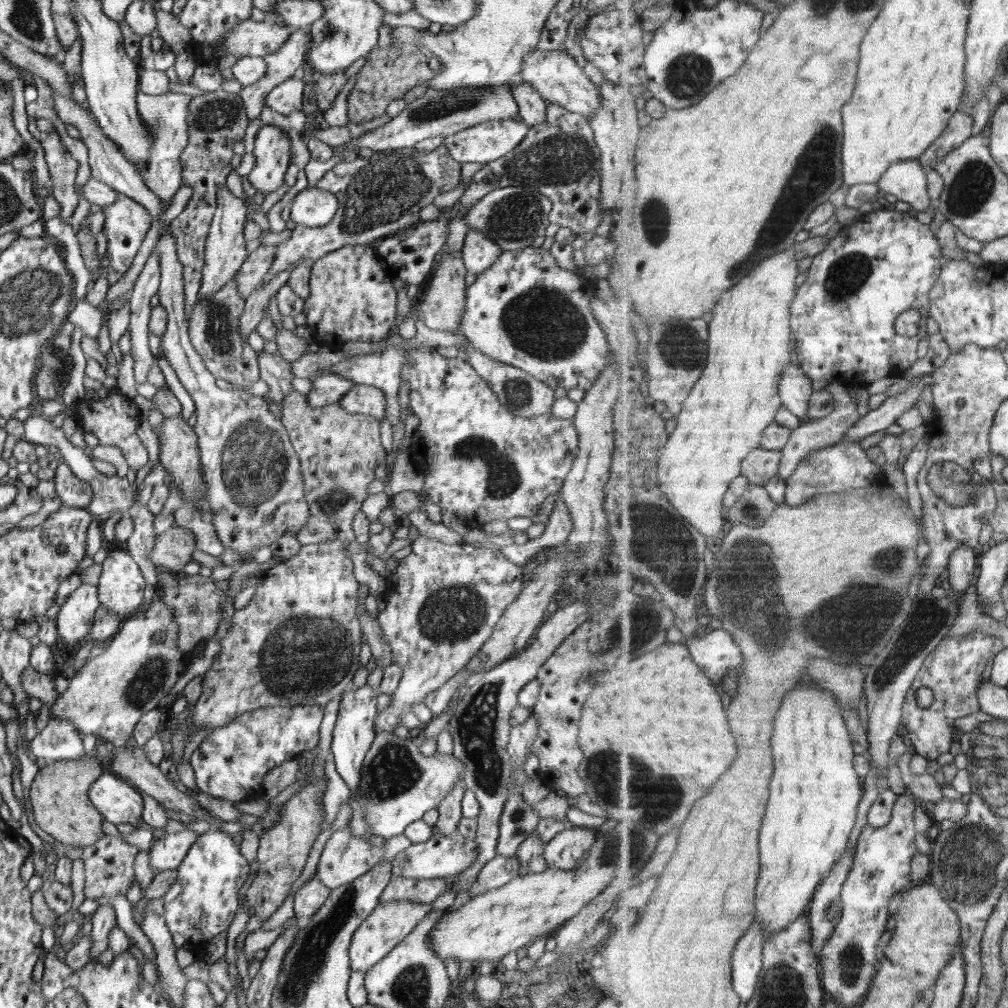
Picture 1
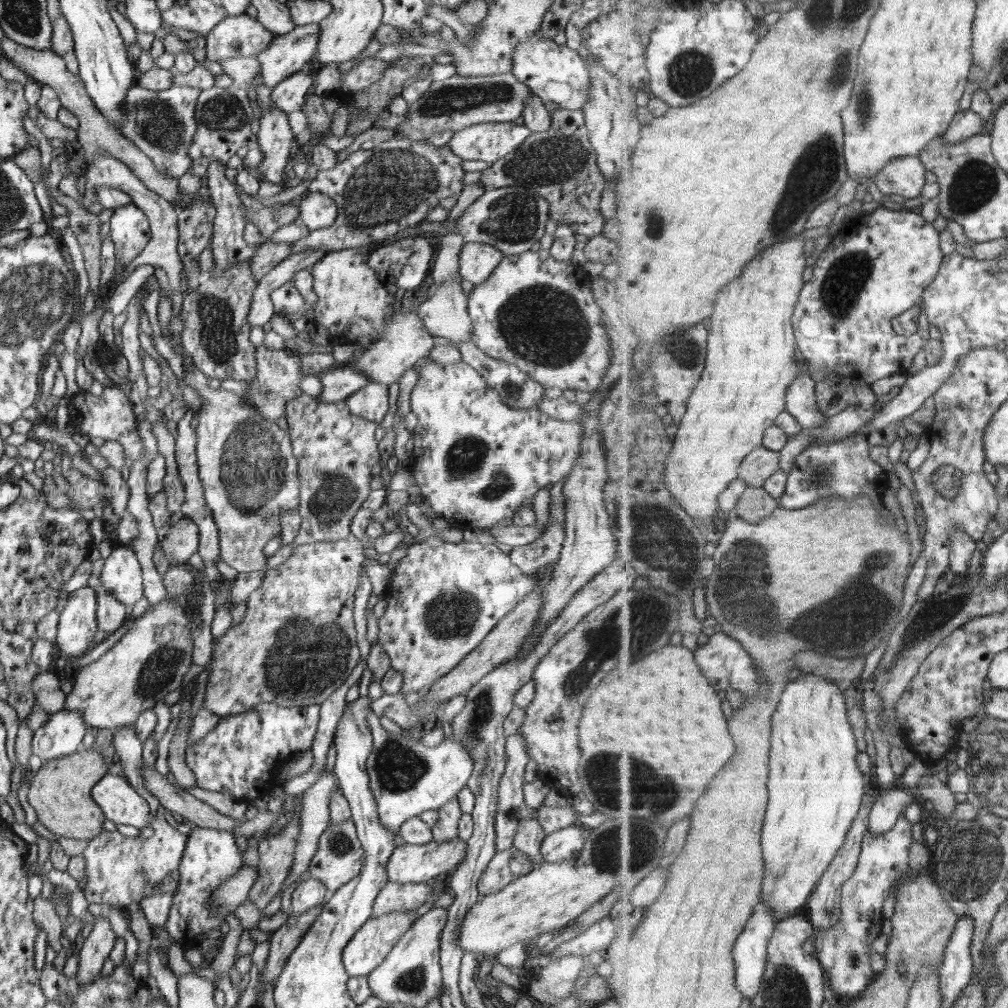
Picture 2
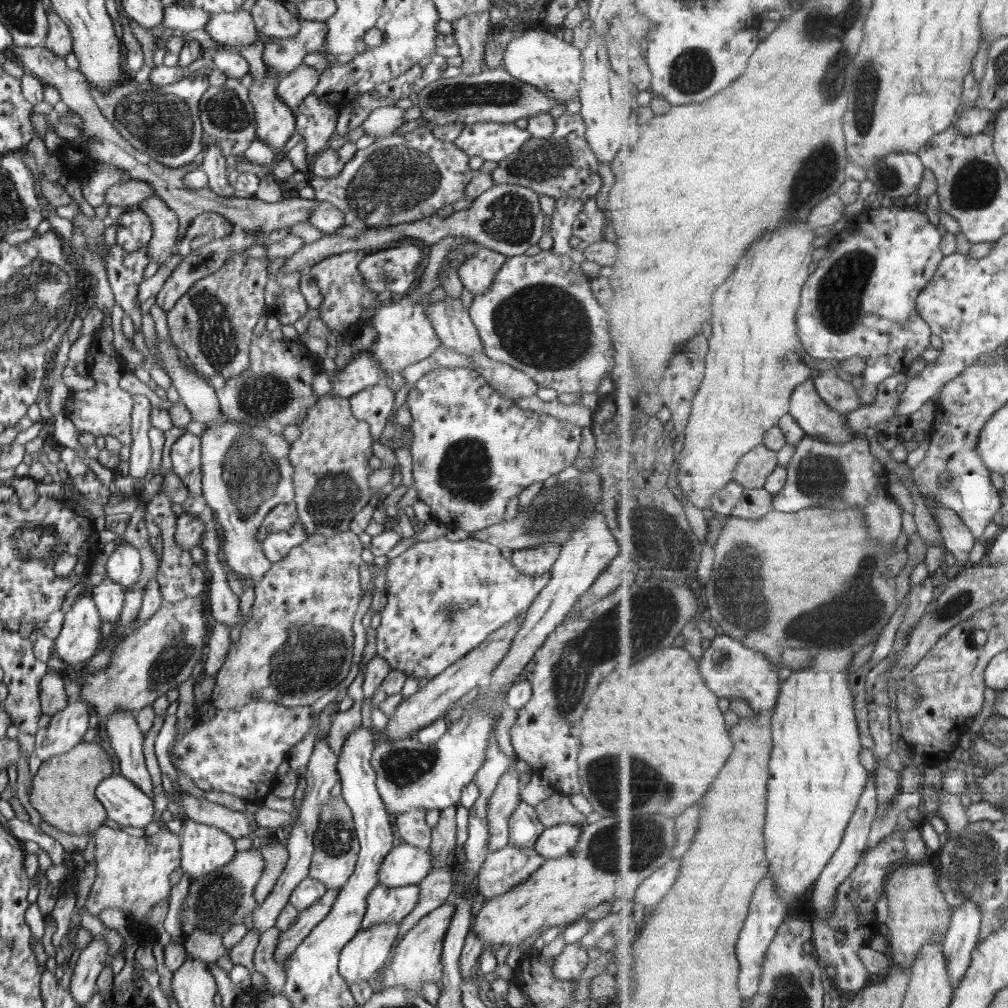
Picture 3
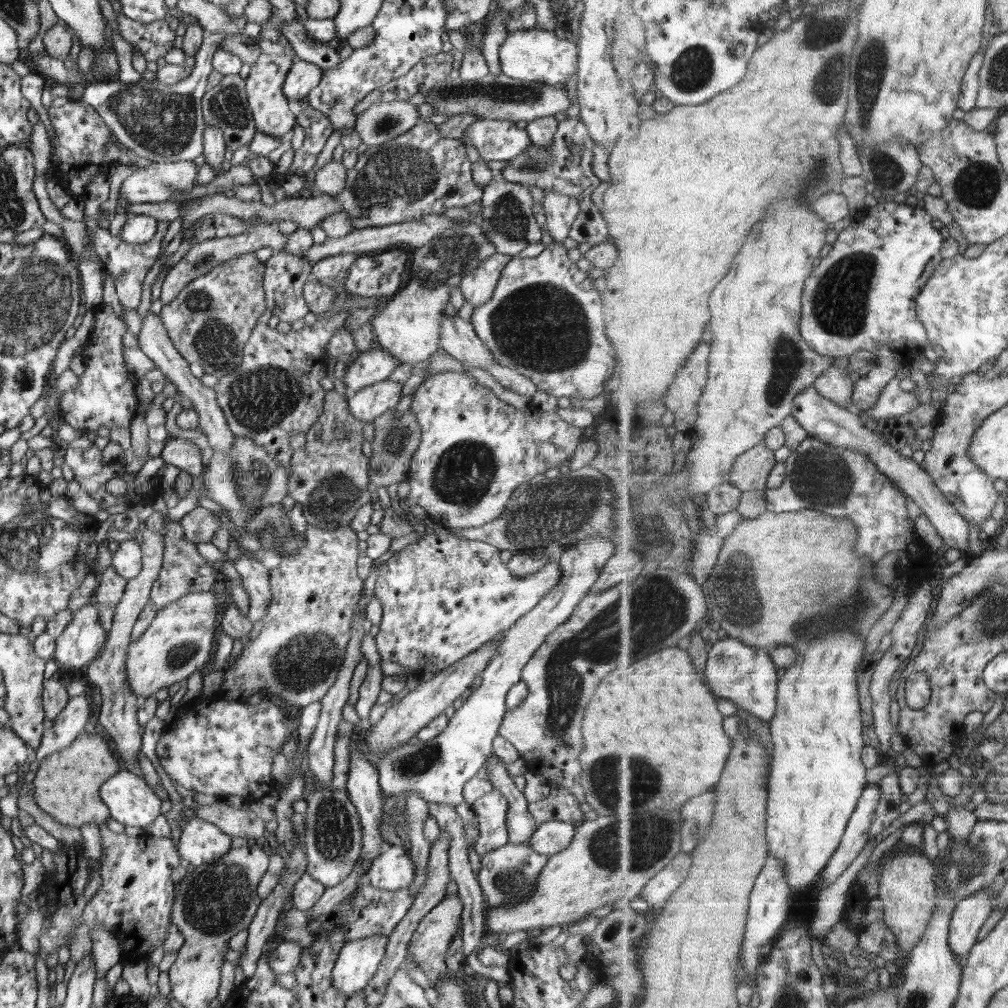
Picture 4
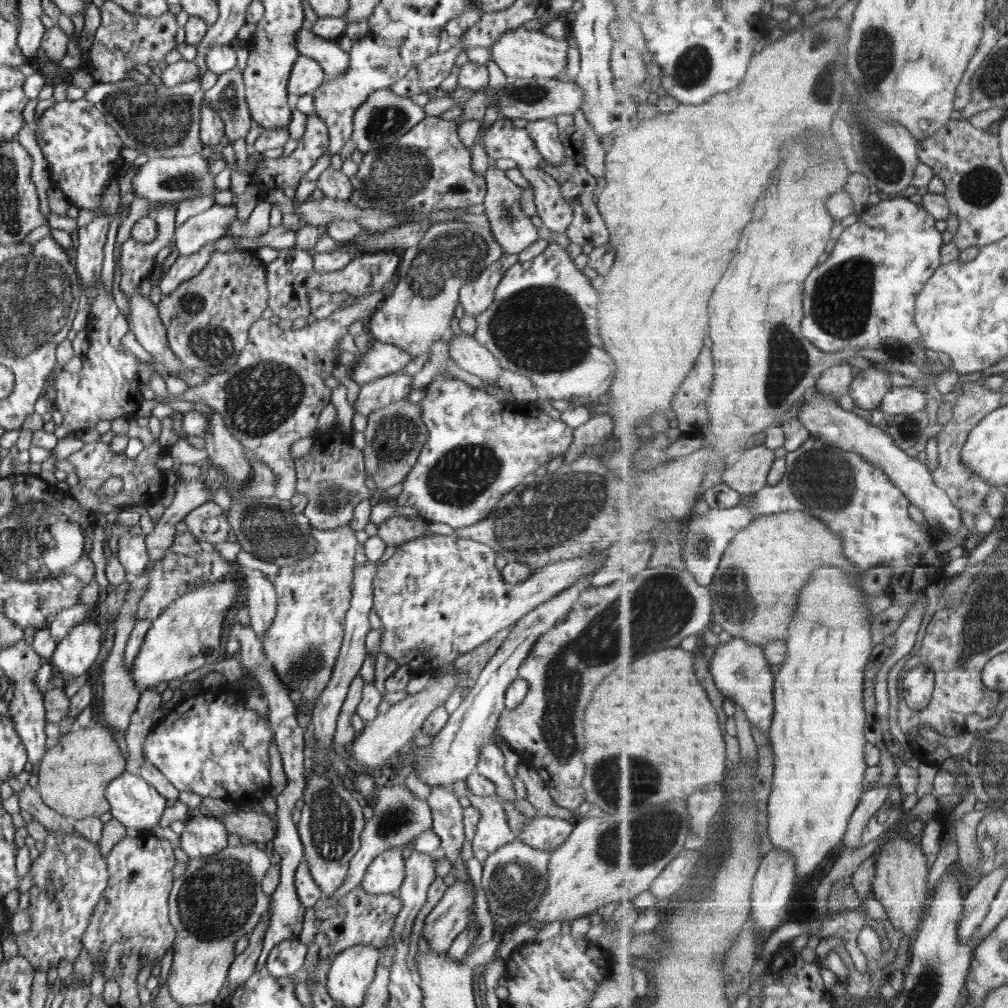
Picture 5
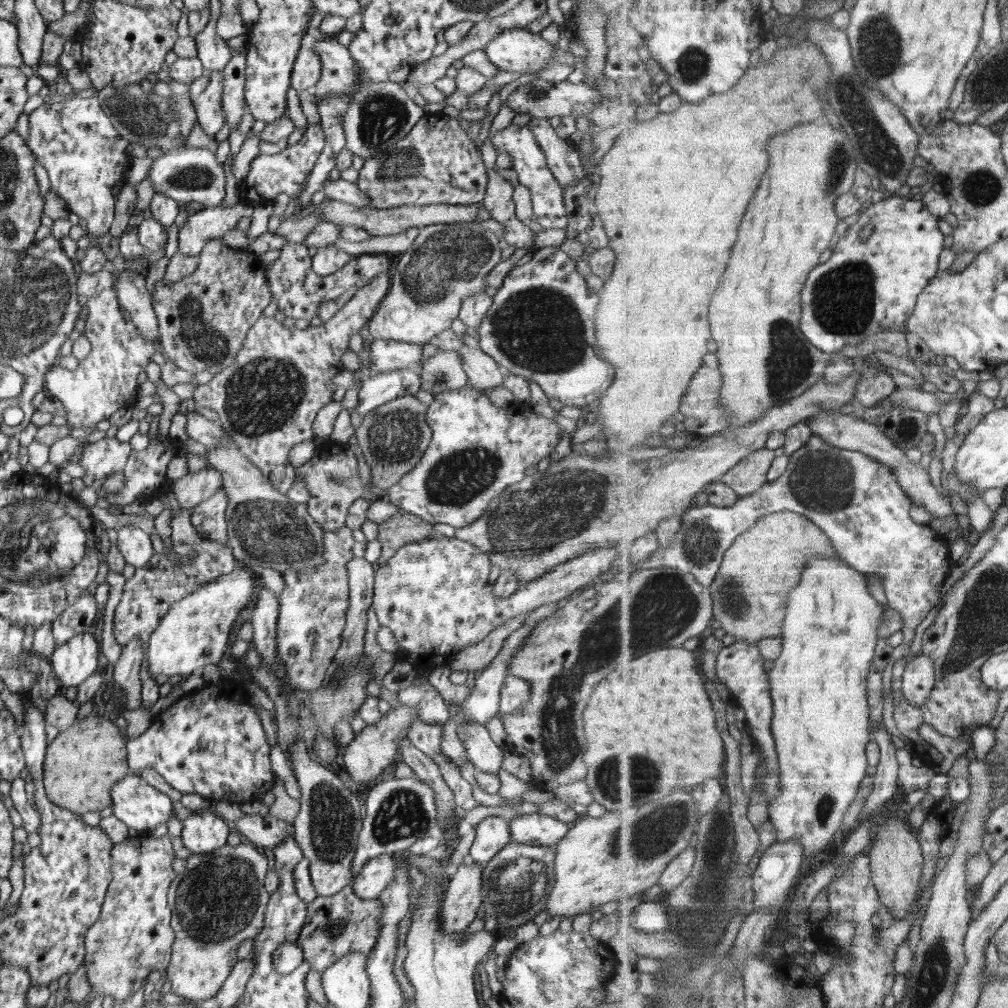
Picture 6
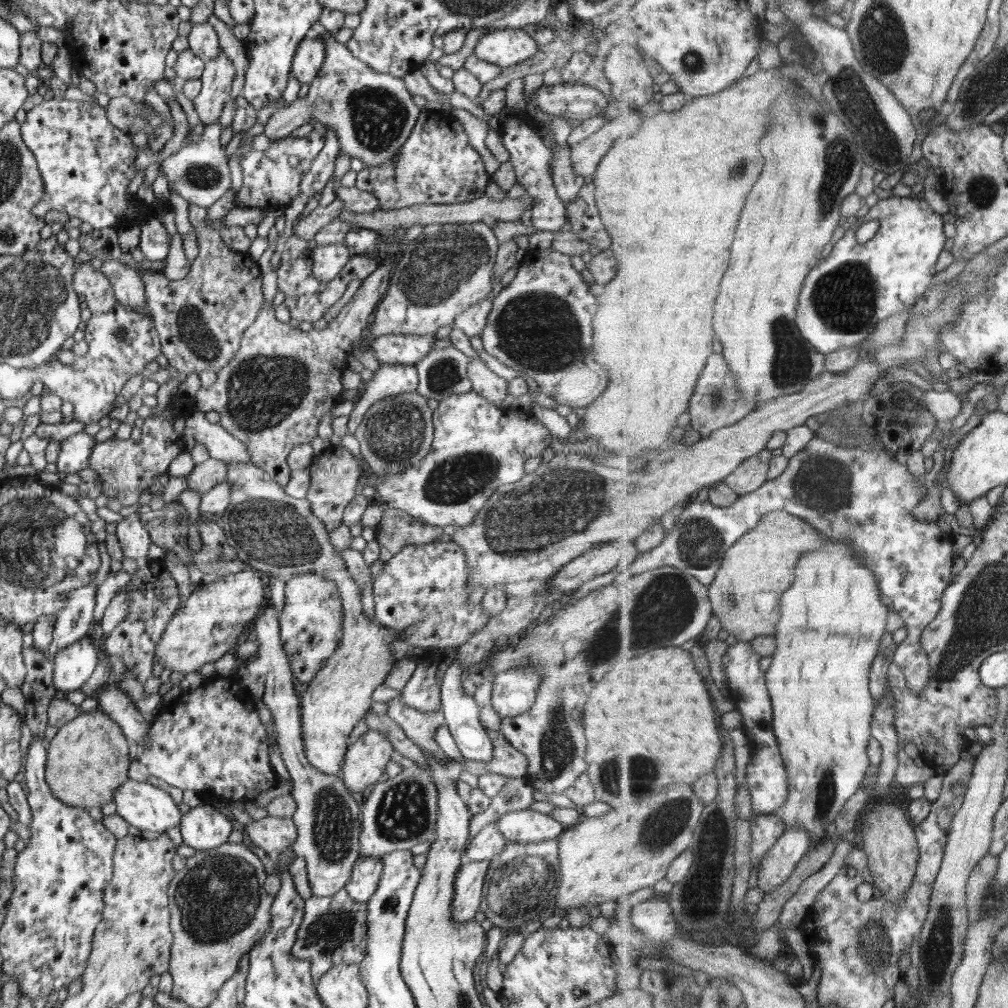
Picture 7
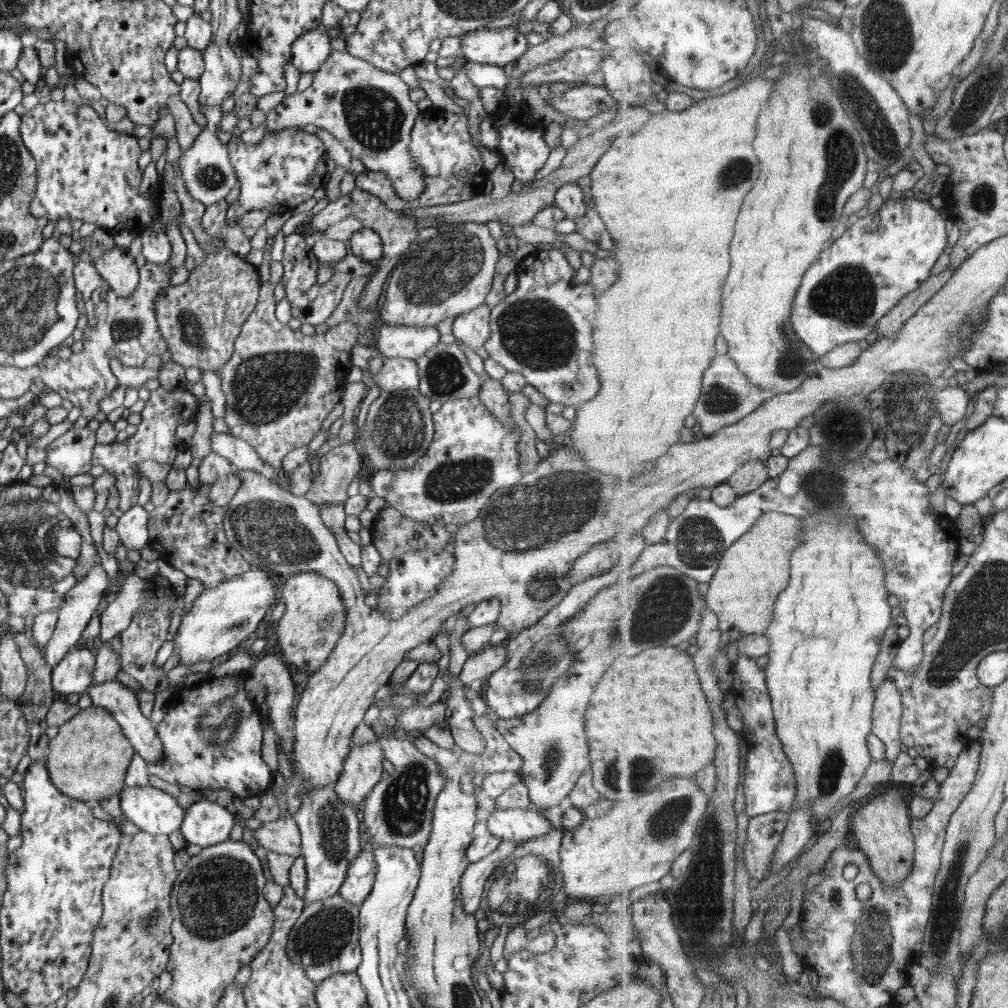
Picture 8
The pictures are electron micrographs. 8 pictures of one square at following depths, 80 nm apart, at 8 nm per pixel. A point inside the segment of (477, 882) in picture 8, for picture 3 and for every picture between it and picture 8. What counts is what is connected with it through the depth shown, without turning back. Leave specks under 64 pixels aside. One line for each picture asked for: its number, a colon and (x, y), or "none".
3: (417, 959)
4: (429, 944)
5: (451, 915)
6: (460, 903)
7: (468, 884)

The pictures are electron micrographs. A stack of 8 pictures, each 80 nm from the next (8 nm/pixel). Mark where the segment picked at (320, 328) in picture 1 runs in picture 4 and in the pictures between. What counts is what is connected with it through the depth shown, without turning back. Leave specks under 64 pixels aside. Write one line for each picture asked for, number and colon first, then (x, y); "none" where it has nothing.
2: (351, 302)
3: (346, 304)
4: (331, 271)

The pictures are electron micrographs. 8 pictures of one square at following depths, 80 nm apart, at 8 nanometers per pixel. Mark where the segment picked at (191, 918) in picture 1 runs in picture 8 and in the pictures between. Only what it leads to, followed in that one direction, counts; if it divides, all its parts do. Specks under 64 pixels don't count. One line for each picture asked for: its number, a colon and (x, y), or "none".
2: (210, 856)
3: (205, 849)
4: (201, 842)
5: (203, 835)
6: (204, 831)
7: (203, 828)
8: (206, 823)

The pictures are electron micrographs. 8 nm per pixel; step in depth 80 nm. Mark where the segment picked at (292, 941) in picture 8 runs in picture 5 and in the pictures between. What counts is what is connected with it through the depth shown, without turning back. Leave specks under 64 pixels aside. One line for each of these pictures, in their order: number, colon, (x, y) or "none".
5: (333, 925)
6: (336, 926)
7: (333, 931)

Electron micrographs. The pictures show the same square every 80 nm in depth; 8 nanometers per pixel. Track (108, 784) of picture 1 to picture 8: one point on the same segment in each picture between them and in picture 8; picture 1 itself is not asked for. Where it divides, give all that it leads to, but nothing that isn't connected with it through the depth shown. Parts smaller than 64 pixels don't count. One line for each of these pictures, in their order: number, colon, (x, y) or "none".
2: (120, 803)
3: (125, 804)
4: (131, 802)
5: (134, 803)
6: (138, 805)
7: (142, 805)
8: (153, 811)

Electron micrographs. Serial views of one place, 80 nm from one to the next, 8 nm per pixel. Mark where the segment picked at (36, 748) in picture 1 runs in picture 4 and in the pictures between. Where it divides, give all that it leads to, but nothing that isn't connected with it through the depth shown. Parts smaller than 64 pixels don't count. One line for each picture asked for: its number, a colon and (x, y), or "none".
2: (61, 735)
3: (66, 729)
4: (69, 723)

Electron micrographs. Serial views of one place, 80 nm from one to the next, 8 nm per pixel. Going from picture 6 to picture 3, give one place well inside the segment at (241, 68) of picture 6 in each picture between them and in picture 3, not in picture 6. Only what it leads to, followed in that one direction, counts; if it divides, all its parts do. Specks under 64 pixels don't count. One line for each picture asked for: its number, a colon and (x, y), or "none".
3: (227, 115)
4: (225, 106)
5: (227, 96)

